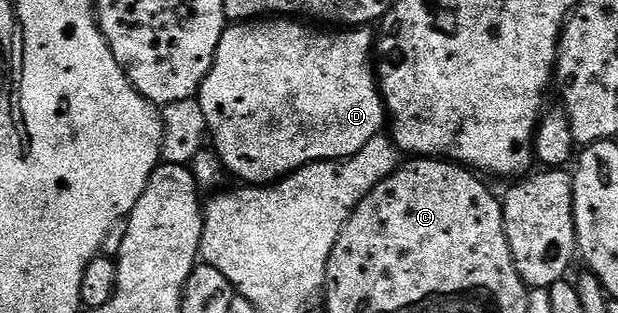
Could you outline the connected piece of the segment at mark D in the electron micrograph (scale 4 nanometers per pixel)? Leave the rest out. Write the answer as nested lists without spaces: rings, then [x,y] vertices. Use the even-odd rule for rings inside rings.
[[[256,18],[250,22],[235,22],[230,26],[224,28],[223,37],[221,42],[217,46],[217,54],[215,55],[215,61],[213,66],[209,70],[209,74],[203,80],[203,85],[199,87],[197,93],[197,99],[201,106],[201,110],[204,111],[204,116],[207,119],[207,132],[209,133],[209,140],[211,140],[215,145],[213,145],[214,151],[217,153],[224,169],[228,173],[231,172],[235,176],[240,176],[242,183],[247,186],[266,186],[272,182],[278,181],[280,178],[296,172],[299,168],[304,168],[307,164],[313,164],[317,160],[346,160],[348,156],[356,156],[362,148],[369,143],[374,136],[380,135],[385,128],[385,101],[383,98],[383,93],[381,91],[380,85],[377,83],[376,73],[373,71],[373,60],[371,64],[371,48],[373,52],[373,36],[367,33],[368,29],[363,26],[356,27],[354,30],[320,30],[315,26],[308,26],[306,23],[300,22],[295,18]]]

